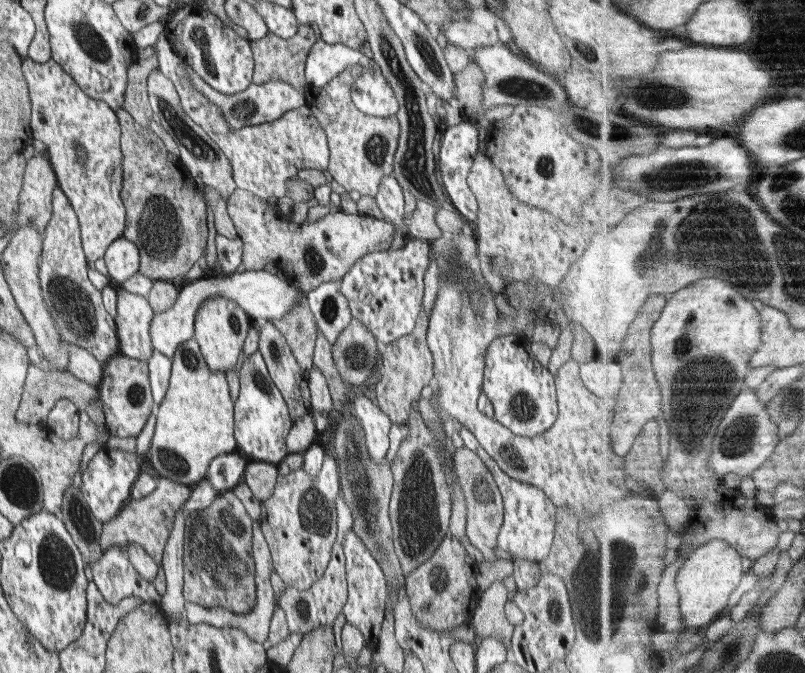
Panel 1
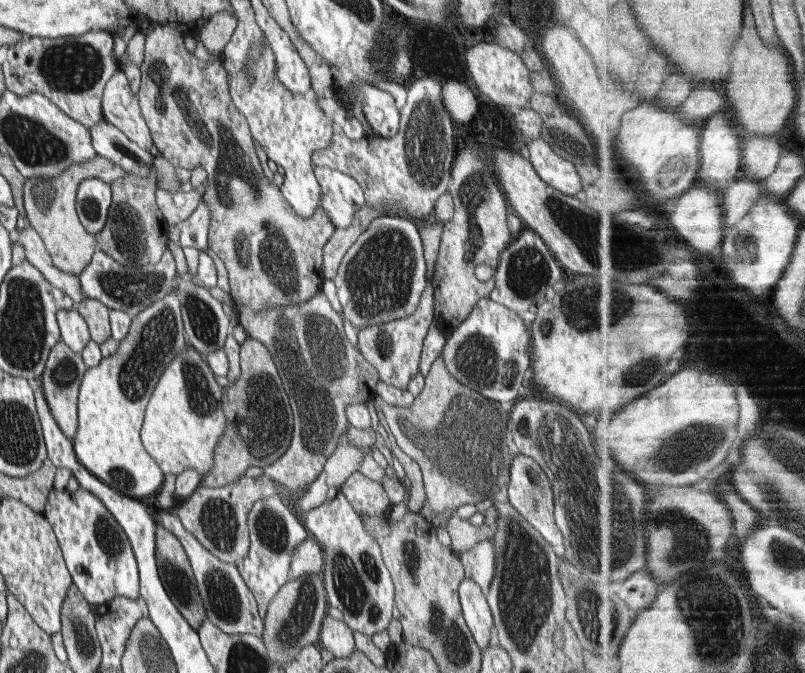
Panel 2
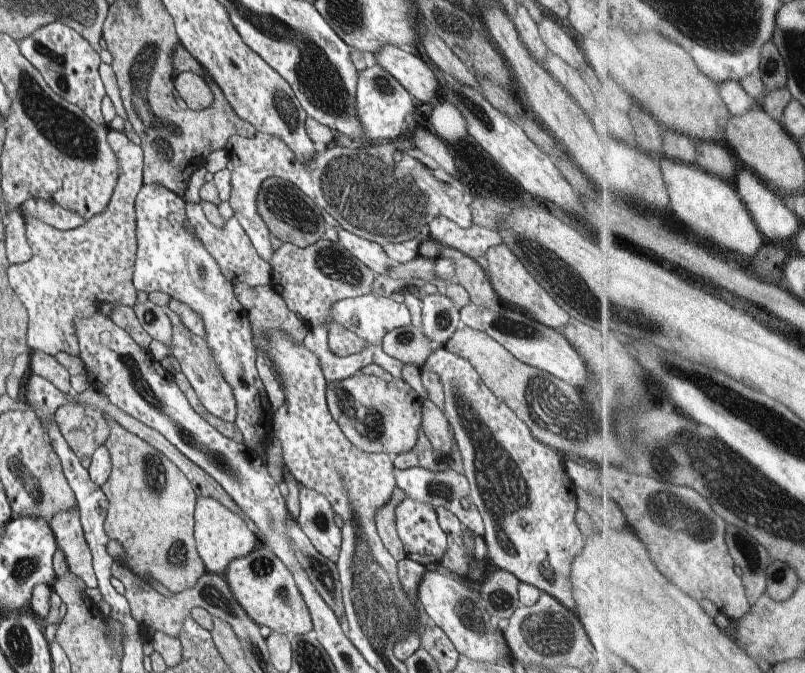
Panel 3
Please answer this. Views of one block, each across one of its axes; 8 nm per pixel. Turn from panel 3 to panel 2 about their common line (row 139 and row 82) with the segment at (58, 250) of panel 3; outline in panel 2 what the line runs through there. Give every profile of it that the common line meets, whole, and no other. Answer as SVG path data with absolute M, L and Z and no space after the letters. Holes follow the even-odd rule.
M123 69L117 70L108 79L102 97L101 113L109 124L122 130L126 137L145 151L150 150L154 145L138 104L138 96L132 93Z

